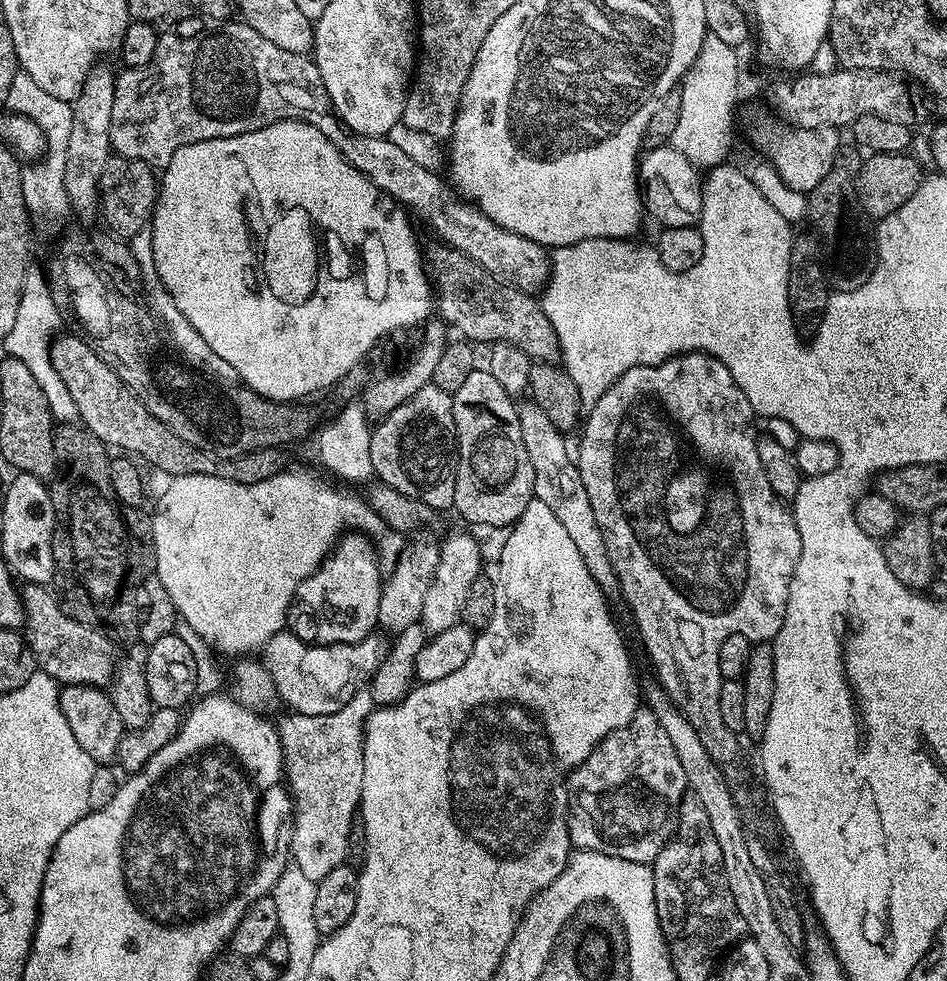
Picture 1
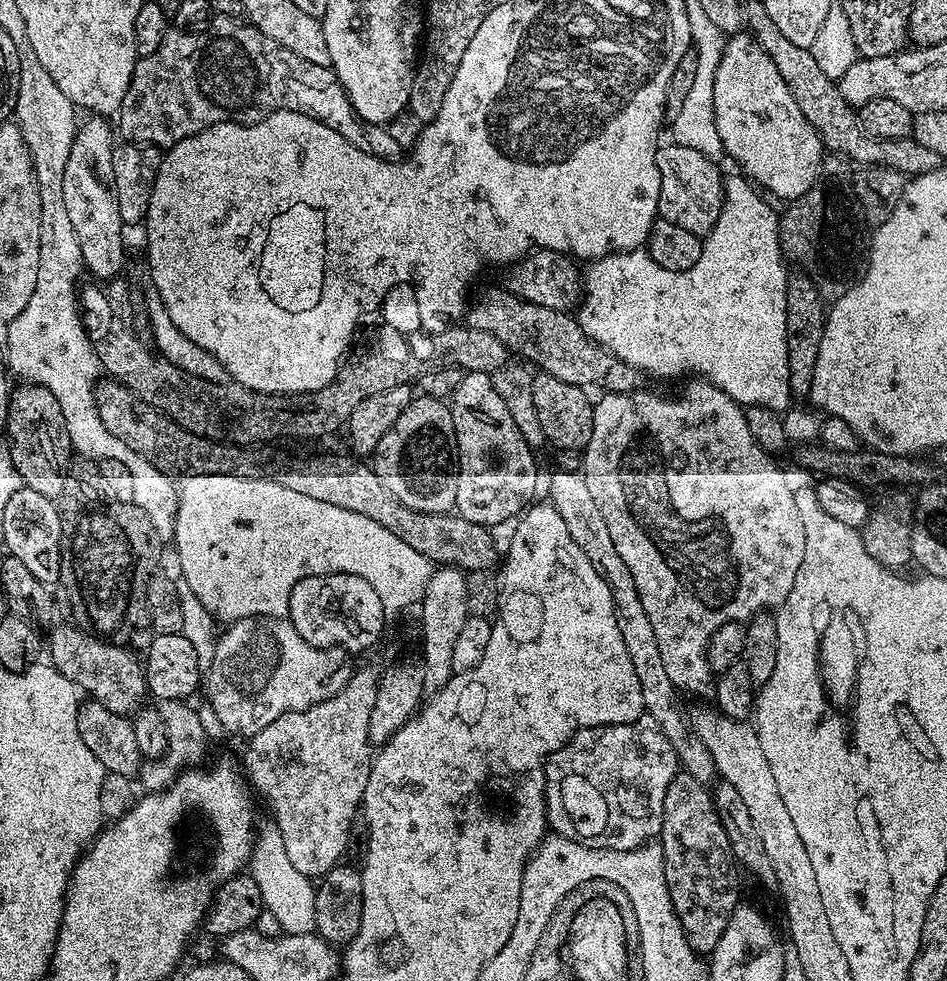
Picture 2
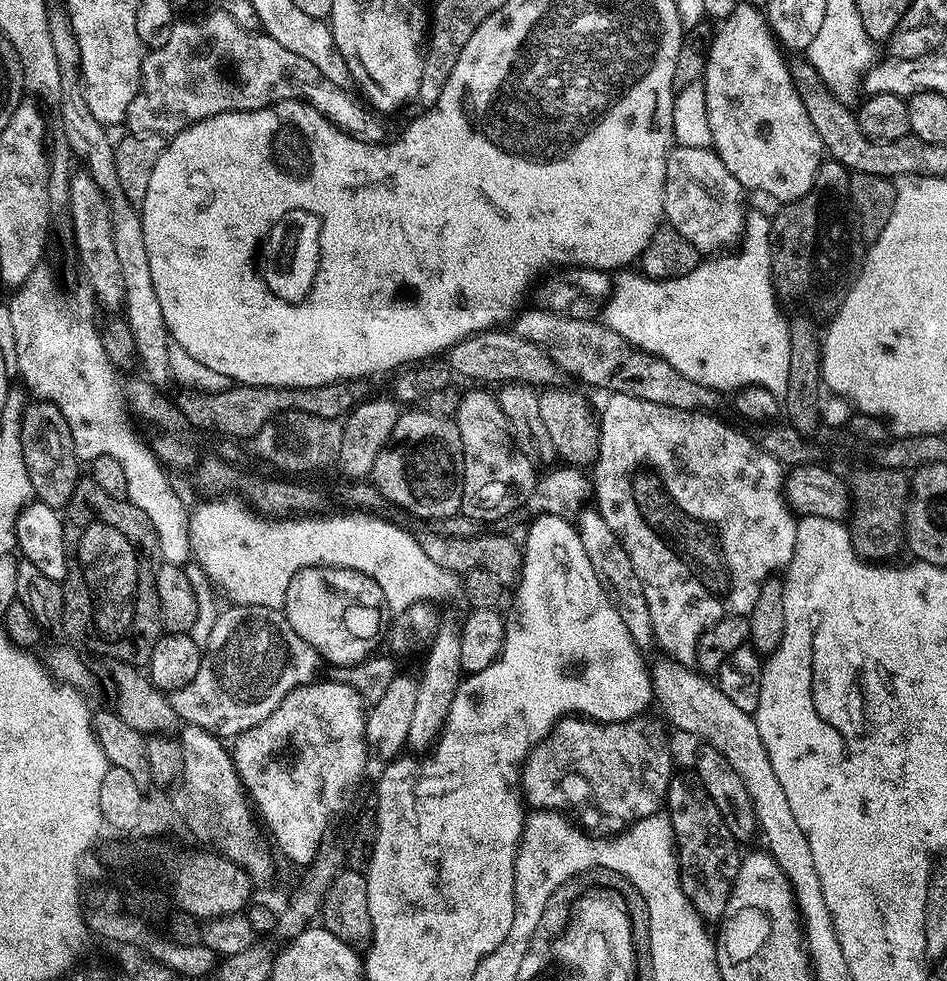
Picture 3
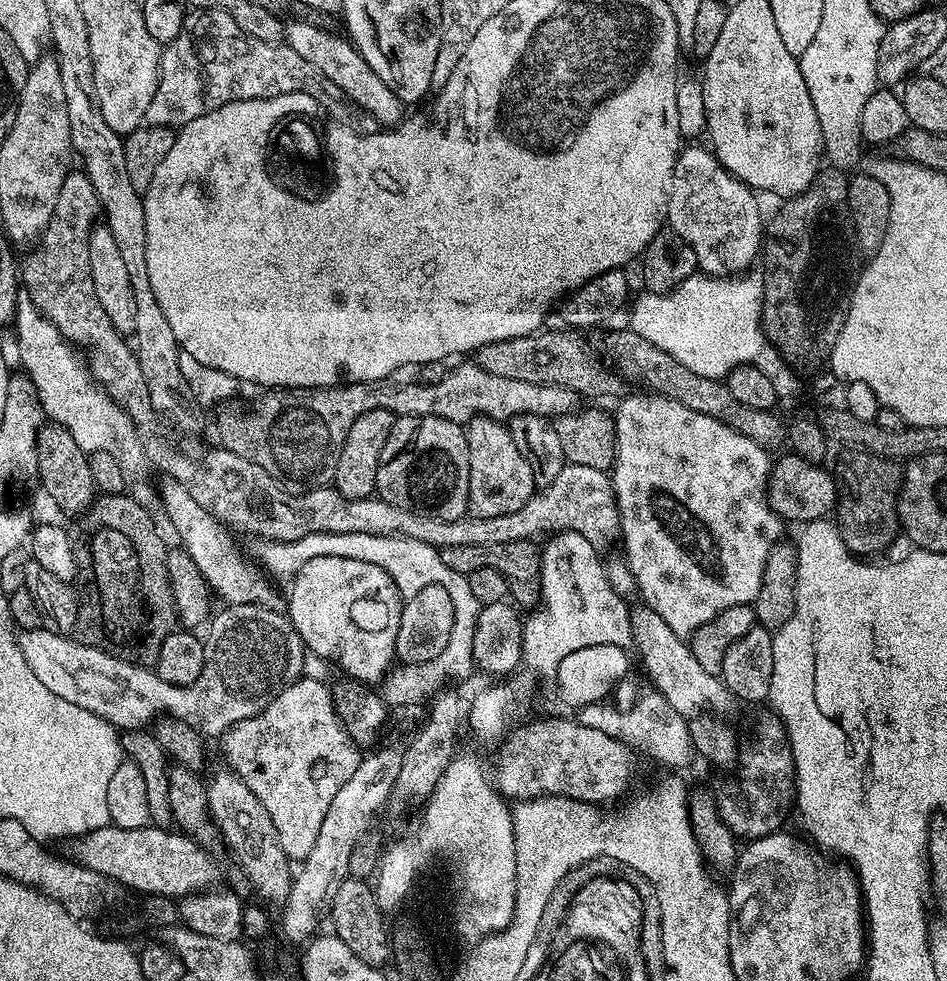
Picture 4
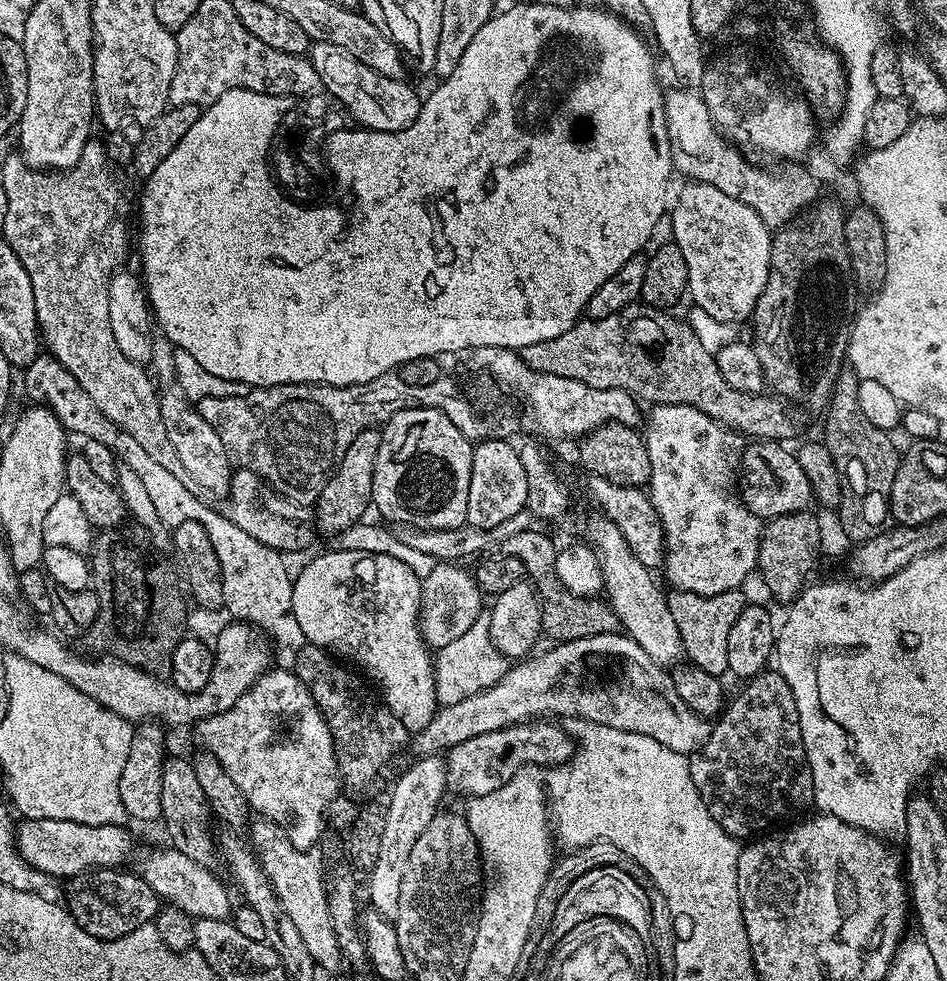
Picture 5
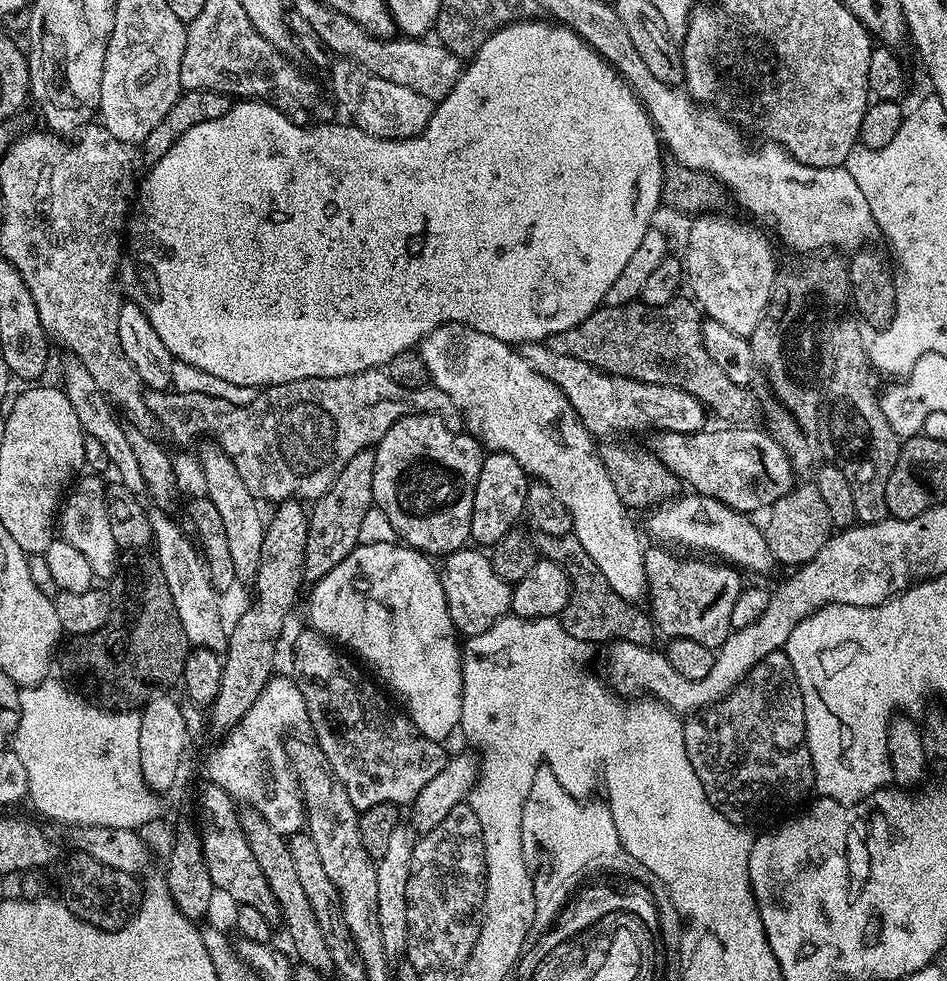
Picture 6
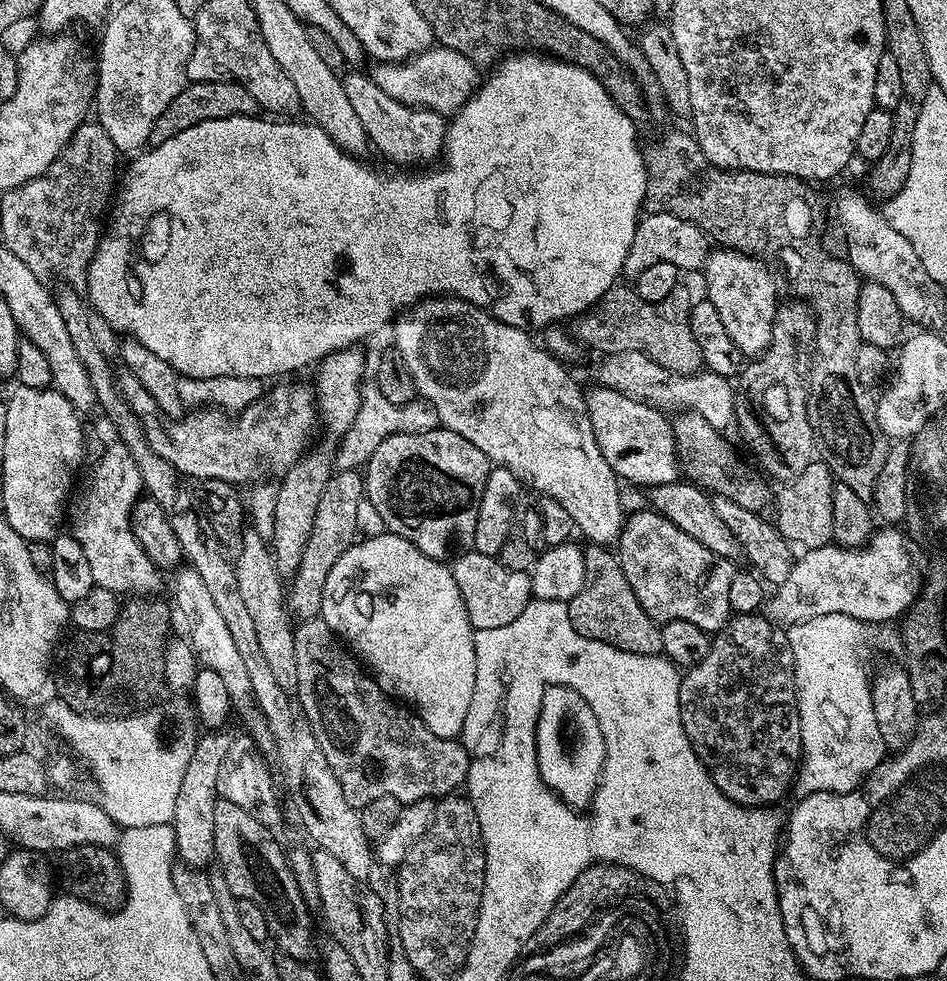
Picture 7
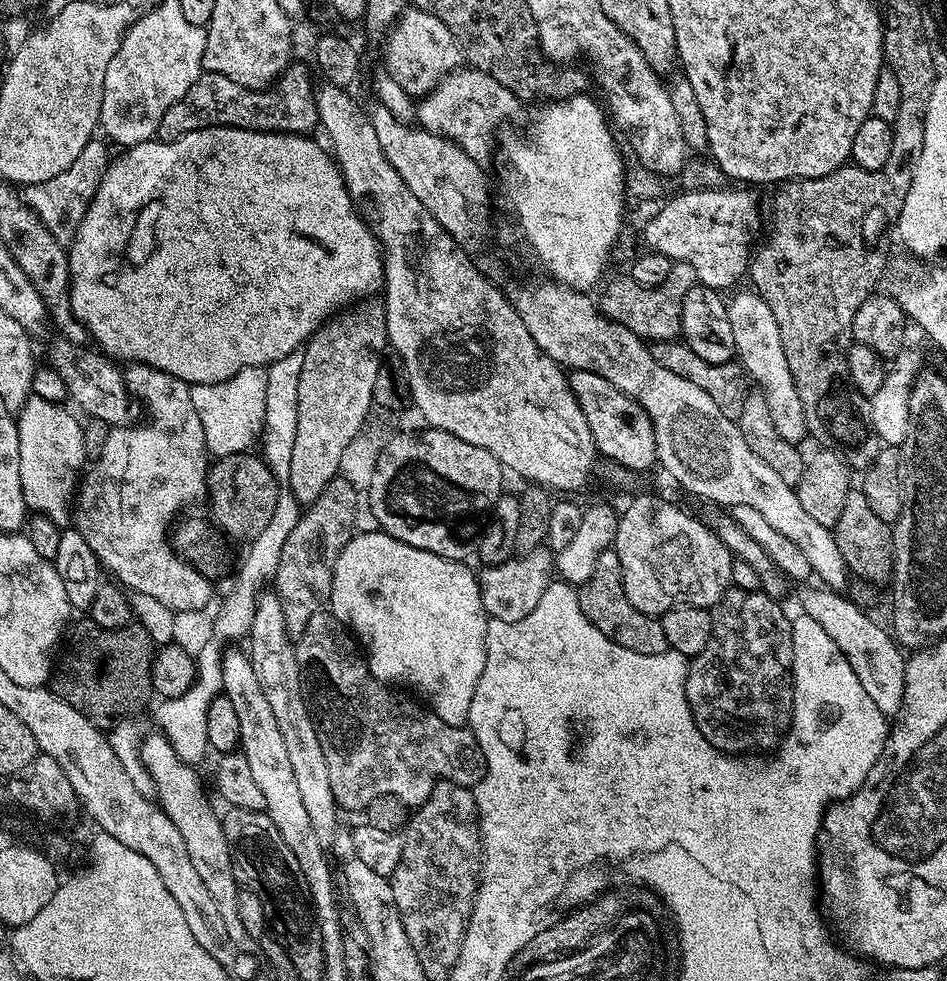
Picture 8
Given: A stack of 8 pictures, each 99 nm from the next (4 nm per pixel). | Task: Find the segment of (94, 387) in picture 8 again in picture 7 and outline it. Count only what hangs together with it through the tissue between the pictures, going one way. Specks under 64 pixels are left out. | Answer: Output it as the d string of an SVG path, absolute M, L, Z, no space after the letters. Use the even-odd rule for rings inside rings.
M121 371L116 378L126 406L130 406L140 420L146 442L150 442L150 450L154 450L158 458L166 458L166 462L173 464L181 476L193 481L222 479L235 486L259 481L262 476L260 471L267 461L272 463L277 474L287 472L292 464L305 455L307 448L304 447L312 431L315 428L317 431L315 391L309 385L307 388L304 384L284 383L288 382L277 383L280 385L273 392L265 391L260 399L239 413L238 418L211 406L201 406L189 411L189 416L177 418L154 402L154 394L150 394L150 390L146 390L146 386L142 386L132 372Z

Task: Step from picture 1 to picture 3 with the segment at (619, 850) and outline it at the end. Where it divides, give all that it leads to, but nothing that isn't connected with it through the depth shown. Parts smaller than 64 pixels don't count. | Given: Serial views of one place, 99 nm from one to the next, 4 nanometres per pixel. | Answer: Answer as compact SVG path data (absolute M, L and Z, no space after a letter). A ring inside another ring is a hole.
M587 718L560 720L552 733L532 749L524 761L522 795L525 801L536 810L571 814L581 829L594 830L595 835L601 838L611 838L647 816L657 815L665 803L668 784L674 775L672 752L668 749L663 730L654 721L644 719L614 724Z

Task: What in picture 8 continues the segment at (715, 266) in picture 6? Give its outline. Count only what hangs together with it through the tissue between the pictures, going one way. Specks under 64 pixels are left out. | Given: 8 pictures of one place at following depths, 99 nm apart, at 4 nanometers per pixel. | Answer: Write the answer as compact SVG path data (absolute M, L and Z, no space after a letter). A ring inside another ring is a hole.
M755 290L740 292L733 300L727 301L730 330L734 330L734 346L736 356L749 377L756 379L759 391L766 398L766 406L770 406L770 418L774 418L774 426L778 426L778 434L787 440L800 442L806 436L806 414L802 410L802 398L798 398L798 390L794 386L794 378L790 374L790 366L786 366L786 354L782 346L782 338L778 334L778 322L774 322L774 314L770 314L770 306Z

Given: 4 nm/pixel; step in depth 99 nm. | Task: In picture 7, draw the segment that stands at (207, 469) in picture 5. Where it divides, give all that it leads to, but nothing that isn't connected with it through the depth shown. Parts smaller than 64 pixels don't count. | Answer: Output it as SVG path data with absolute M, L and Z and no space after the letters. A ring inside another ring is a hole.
M245 531L239 540L240 553L234 556L238 591L242 593L246 611L254 621L262 658L266 658L266 666L270 666L270 674L274 674L278 686L287 690L295 689L298 666L294 662L294 624L290 619L286 603L286 588L281 574L272 560L269 545L256 532Z

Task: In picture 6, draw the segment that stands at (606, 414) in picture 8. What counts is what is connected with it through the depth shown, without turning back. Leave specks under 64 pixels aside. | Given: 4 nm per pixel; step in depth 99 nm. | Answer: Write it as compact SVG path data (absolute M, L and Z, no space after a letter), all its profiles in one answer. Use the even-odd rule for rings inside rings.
M720 426L713 432L701 430L698 432L665 432L650 445L651 451L669 468L680 482L689 484L693 493L710 498L718 498L726 506L745 514L763 513L771 508L778 498L782 498L794 487L794 473L790 466L790 458L786 458L786 450L778 446L778 442L772 433L763 427L756 426Z

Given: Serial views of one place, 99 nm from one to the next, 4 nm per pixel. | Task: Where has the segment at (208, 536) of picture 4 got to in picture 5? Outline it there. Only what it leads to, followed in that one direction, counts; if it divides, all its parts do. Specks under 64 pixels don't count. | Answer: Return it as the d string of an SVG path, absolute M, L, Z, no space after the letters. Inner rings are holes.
M40 354L23 373L24 388L27 396L36 404L47 404L61 422L63 428L71 435L78 434L81 439L101 443L116 455L123 467L132 469L145 483L149 499L158 513L159 520L165 527L174 529L186 521L198 521L206 530L218 556L221 568L223 609L230 612L233 619L247 623L261 624L263 631L274 643L274 656L281 668L293 669L301 650L307 645L296 616L293 614L293 577L284 562L283 553L275 548L258 542L230 522L225 513L216 512L204 504L185 481L175 477L170 470L164 469L130 434L110 422L108 418L90 399L90 394L83 390L60 362L50 354Z

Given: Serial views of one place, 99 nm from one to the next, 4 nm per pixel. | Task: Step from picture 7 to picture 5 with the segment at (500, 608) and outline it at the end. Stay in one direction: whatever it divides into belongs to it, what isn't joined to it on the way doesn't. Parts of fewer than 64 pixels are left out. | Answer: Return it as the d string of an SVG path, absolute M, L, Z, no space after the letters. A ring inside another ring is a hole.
M456 562L433 563L430 574L423 577L420 593L420 627L425 641L439 650L454 642L454 638L462 638L466 630L477 627L483 598L482 589L469 569L467 572Z

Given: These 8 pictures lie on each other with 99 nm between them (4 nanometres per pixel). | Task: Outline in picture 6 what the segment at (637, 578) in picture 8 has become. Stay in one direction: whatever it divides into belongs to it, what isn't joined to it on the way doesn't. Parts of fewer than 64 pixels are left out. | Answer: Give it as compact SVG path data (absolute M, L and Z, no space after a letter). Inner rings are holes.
M652 546L642 556L648 583L647 607L655 627L659 631L661 628L668 638L692 638L694 642L702 642L702 646L707 648L719 648L722 642L726 642L729 632L733 631L730 614L734 610L734 602L738 602L742 587L741 573L724 562L713 562L708 558L683 560L668 552L671 551Z

